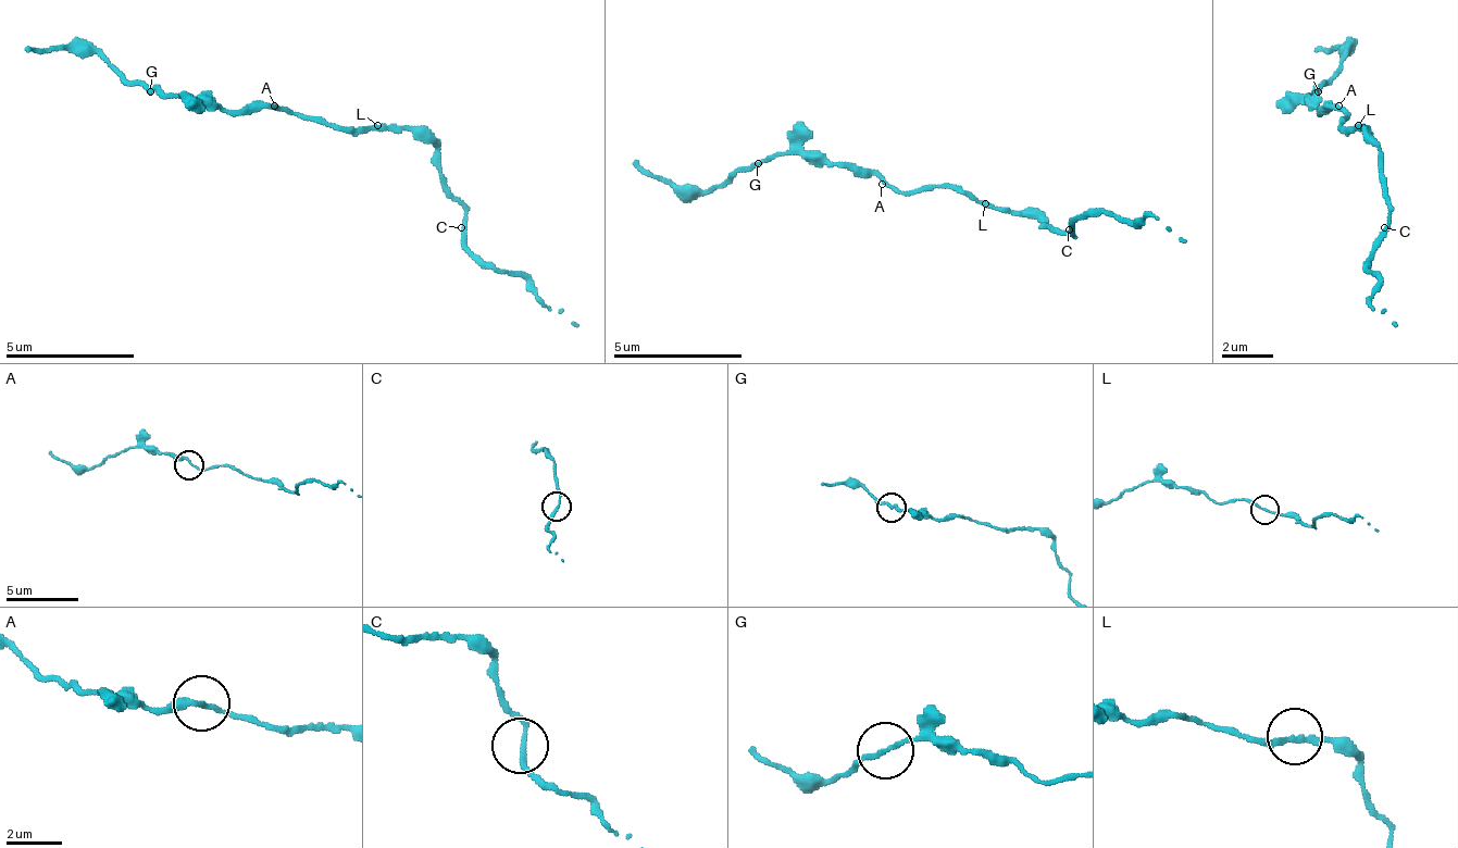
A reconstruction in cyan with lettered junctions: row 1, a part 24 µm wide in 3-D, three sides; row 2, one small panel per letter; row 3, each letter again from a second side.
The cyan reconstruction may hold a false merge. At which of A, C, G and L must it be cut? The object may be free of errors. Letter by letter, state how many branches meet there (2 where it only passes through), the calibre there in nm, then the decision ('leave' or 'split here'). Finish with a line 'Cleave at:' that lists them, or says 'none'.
A: 2 branches meet; 170 nm thick; leave
C: 2 branches meet; 170 nm thick; leave
G: 2 branches meet; 170 nm thick; leave
L: 2 branches meet; 170 nm thick; leave
Cleave at: none

